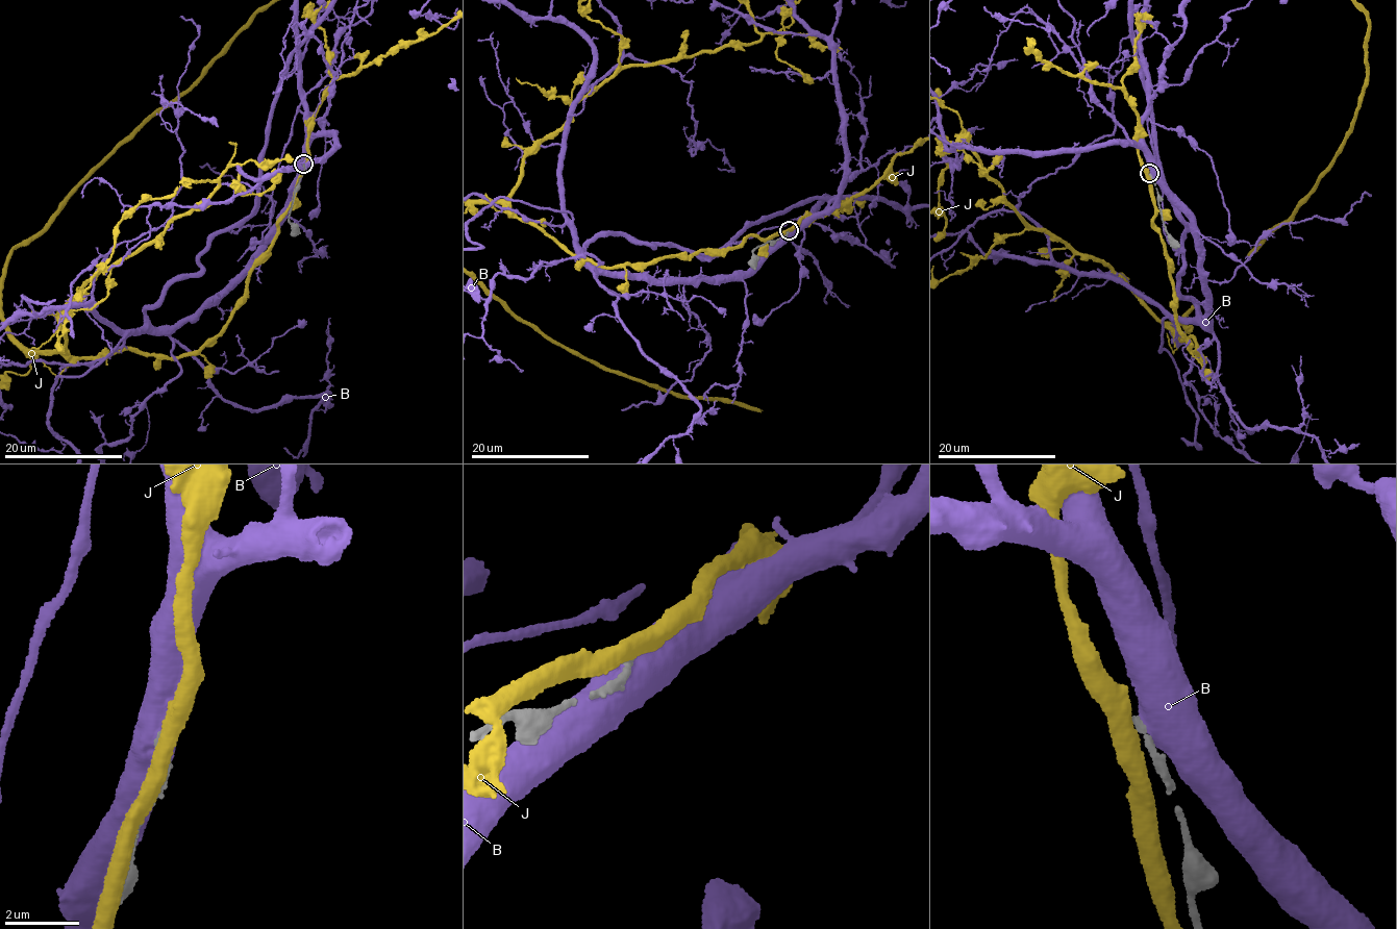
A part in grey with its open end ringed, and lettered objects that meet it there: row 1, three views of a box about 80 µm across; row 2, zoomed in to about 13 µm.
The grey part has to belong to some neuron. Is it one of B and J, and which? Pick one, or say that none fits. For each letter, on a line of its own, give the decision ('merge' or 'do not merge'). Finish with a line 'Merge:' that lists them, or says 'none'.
B: do not merge
J: do not merge
Merge: none

